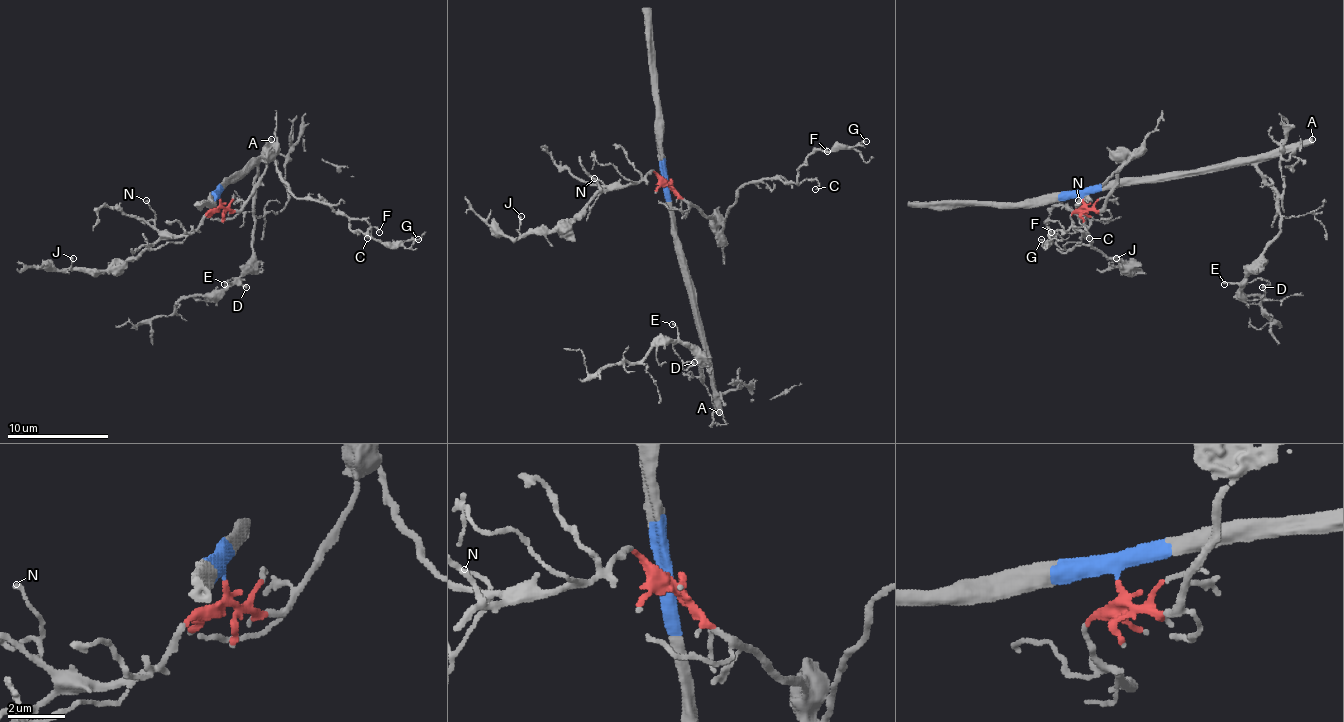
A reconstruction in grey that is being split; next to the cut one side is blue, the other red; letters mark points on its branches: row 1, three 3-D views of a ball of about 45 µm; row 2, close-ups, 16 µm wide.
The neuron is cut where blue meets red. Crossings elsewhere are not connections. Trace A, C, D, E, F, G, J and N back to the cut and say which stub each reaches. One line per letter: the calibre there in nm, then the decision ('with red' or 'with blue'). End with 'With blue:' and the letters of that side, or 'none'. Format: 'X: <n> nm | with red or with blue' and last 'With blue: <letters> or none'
A: 500 nm | with blue
C: 100 nm | with red
D: 160 nm | with blue
E: 130 nm | with blue
F: 150 nm | with red
G: 150 nm | with red
J: 170 nm | with red
N: 110 nm | with red
With blue: A, D, E

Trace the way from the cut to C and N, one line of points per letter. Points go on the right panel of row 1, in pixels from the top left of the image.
C: (1082, 200), (1100, 210), (1115, 187), (1120, 162), (1120, 167), (1080, 200), (1082, 217), (1080, 220), (1090, 237)
N: (1082, 200), (1072, 222), (1085, 235), (1090, 220), (1077, 200)

